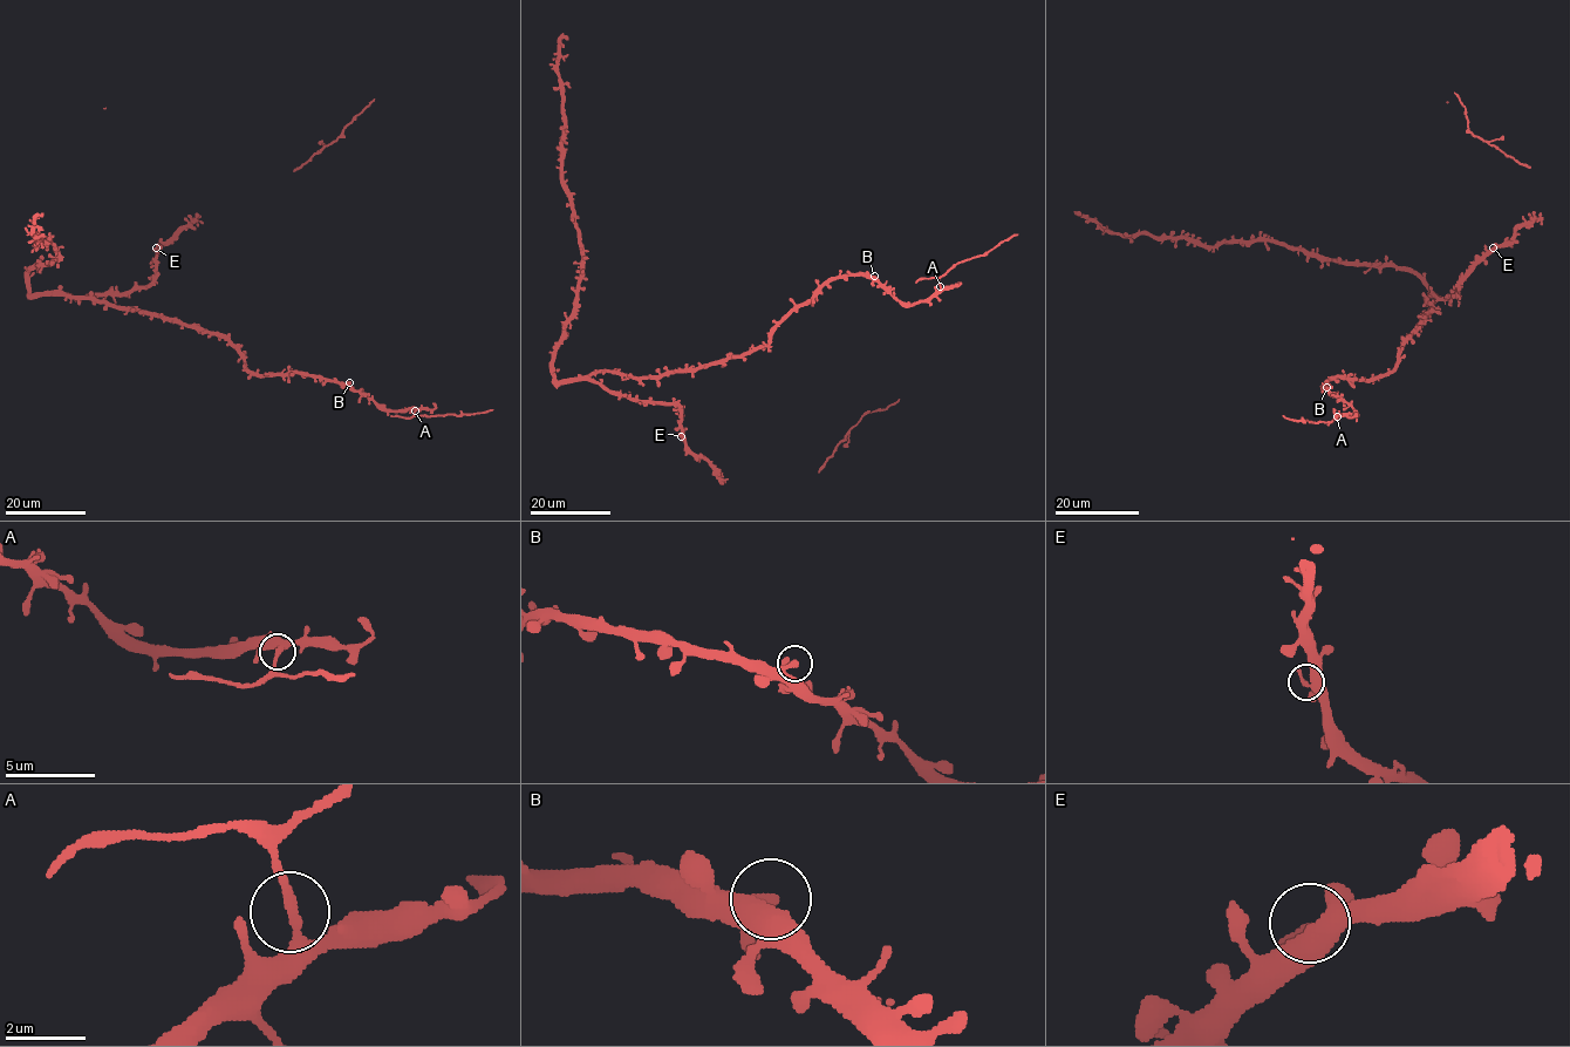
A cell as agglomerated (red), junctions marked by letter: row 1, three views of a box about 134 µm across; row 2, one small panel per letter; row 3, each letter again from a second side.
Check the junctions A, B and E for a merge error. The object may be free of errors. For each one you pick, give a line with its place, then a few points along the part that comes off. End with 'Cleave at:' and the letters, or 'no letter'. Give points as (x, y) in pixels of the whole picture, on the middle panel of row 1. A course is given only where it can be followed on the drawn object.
A: (940, 286) | (940, 286), (939, 279), (956, 264), (985, 255), (1017, 233)
Cleave at: A

